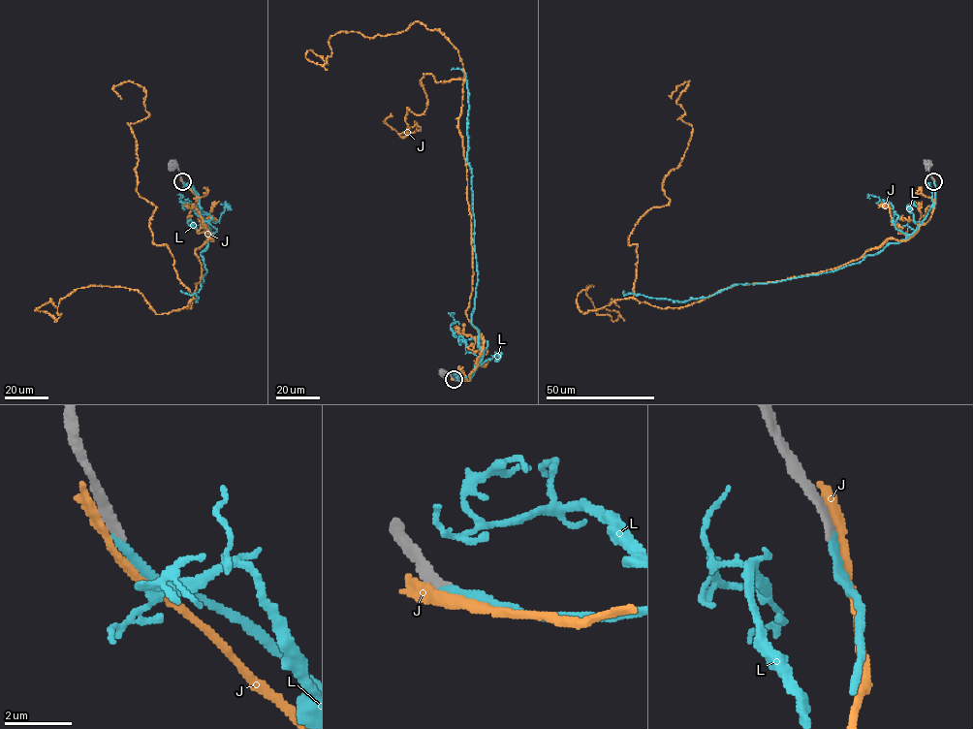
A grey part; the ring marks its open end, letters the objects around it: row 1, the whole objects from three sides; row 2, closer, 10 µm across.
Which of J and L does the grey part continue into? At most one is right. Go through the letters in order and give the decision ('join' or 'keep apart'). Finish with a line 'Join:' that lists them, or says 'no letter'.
J: keep apart
L: join
Join: L

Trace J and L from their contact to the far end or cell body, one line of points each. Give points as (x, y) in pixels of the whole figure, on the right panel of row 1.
J: (933, 180), (903, 240), (639, 302), (629, 237), (670, 203), (692, 134), (689, 81), (672, 99)
L: (933, 181), (934, 204), (918, 227), (857, 263), (779, 281), (734, 284), (683, 301), (624, 291)

